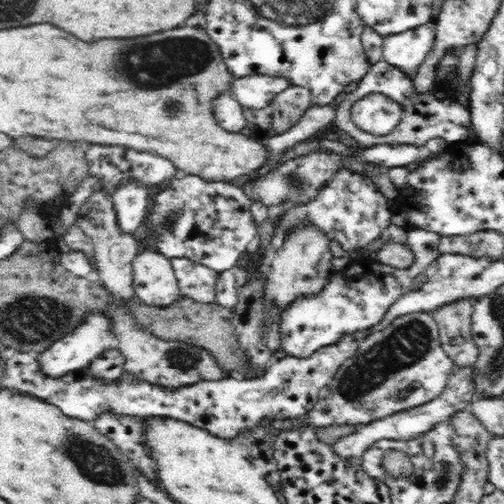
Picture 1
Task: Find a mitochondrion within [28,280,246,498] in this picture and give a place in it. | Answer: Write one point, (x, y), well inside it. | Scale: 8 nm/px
(98, 463)

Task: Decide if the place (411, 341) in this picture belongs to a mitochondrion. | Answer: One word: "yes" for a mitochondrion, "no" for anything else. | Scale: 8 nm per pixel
yes

